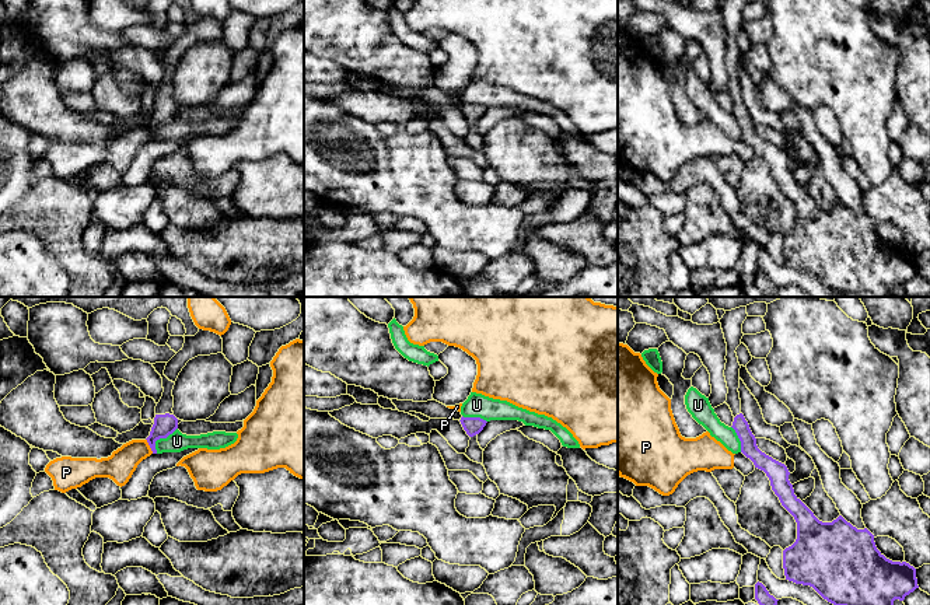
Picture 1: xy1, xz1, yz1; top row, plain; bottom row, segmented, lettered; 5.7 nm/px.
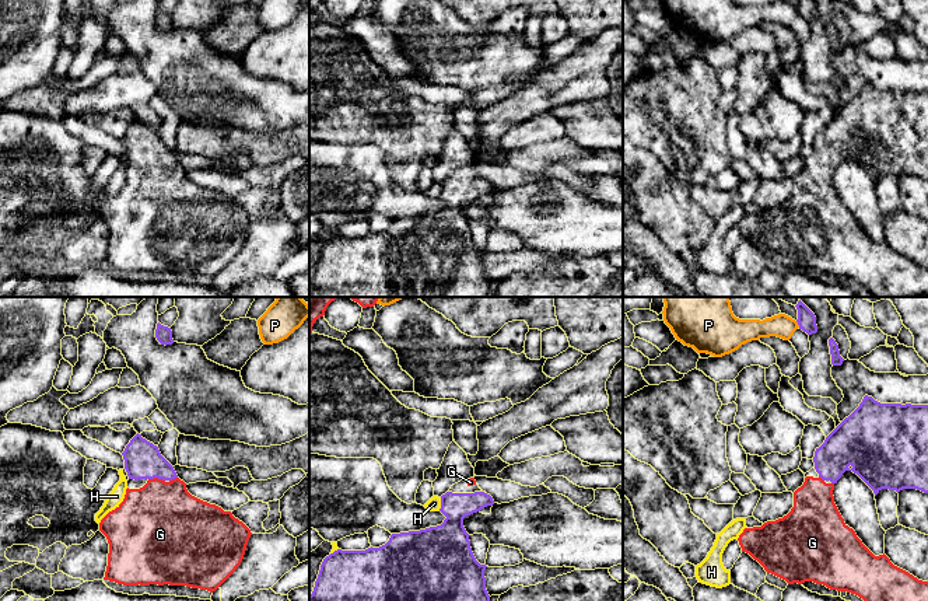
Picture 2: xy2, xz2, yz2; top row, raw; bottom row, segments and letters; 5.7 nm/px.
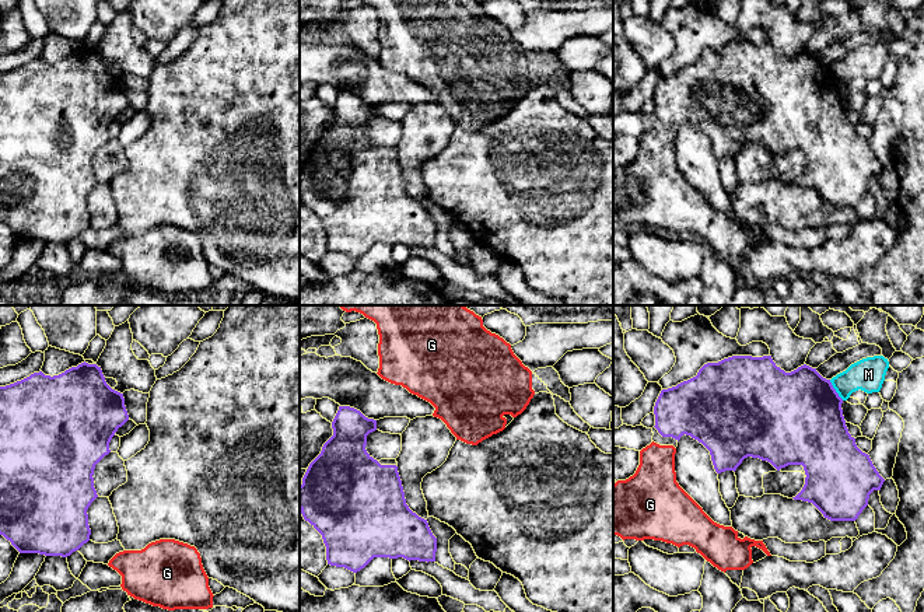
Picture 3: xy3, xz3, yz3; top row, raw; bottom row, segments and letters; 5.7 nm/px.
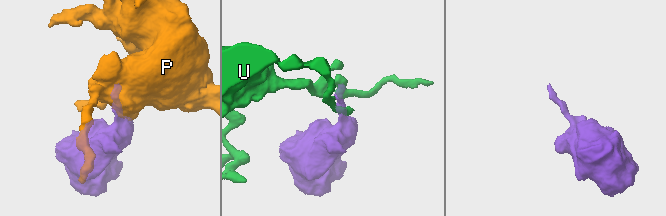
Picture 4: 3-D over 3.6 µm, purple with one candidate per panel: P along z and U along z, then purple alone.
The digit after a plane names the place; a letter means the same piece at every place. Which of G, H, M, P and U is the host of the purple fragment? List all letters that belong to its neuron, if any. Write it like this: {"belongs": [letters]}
{"belongs": ["G"]}

